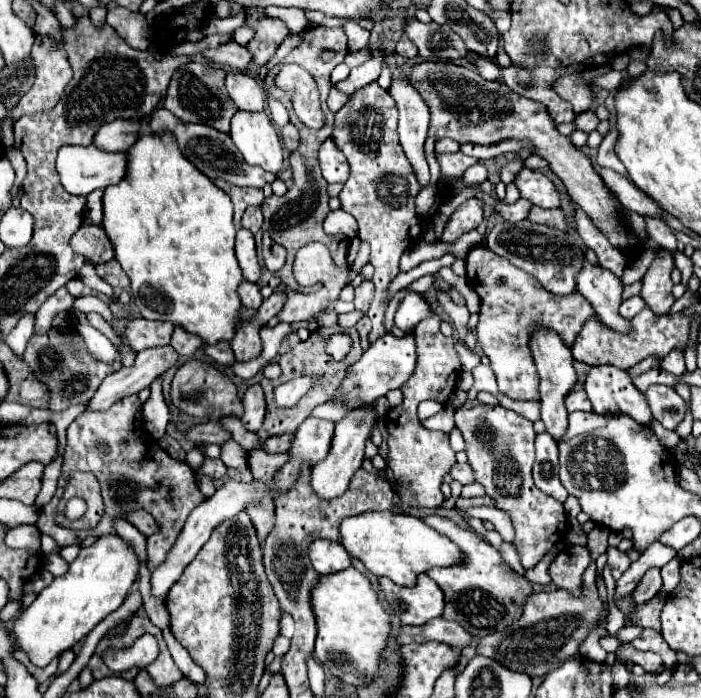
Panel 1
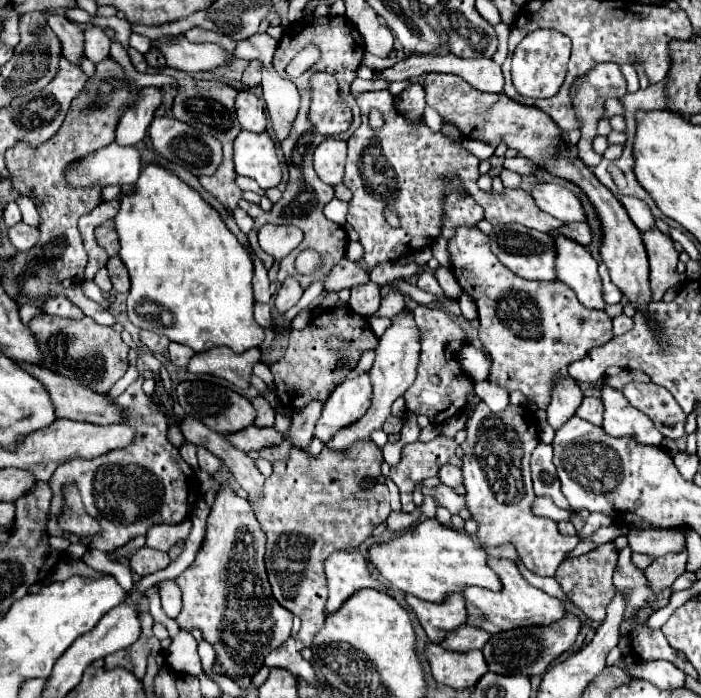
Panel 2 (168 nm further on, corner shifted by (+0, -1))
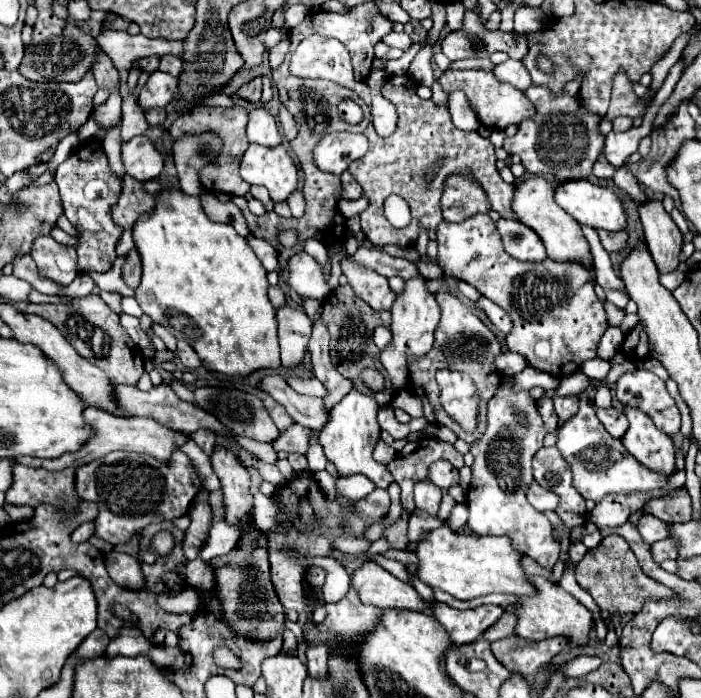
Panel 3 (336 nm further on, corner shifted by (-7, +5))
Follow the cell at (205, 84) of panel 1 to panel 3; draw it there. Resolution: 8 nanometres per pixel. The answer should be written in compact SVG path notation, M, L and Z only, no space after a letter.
M196 107L190 115L180 115L174 125L170 127L170 135L174 141L186 137L186 135L202 135L202 133L216 133L218 139L222 141L222 149L218 157L206 165L198 177L202 183L202 189L210 193L226 193L226 195L246 195L250 191L250 185L240 177L238 167L242 161L242 155L248 149L248 137L246 137L246 125L248 125L248 111L244 107L234 107L234 109L224 109L224 107Z

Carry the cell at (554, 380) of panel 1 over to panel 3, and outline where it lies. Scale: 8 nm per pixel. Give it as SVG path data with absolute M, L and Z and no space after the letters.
M552 395L552 399L554 399L554 409L556 409L560 421L568 421L570 417L574 417L578 413L578 399L576 397Z

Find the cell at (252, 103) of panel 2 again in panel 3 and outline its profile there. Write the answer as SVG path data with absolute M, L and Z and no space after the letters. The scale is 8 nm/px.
M256 107L250 113L250 121L248 121L248 139L250 143L256 145L264 145L268 149L278 147L282 143L282 135L278 131L278 125L274 121L274 117L264 109L264 107Z

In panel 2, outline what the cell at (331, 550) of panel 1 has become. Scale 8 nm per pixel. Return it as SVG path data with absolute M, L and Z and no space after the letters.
M335 551L325 559L323 567L329 587L329 599L325 607L327 613L337 611L337 607L341 607L341 603L349 595L353 595L353 591L359 591L359 587L373 587L385 591L385 585L371 577L365 557L357 551Z

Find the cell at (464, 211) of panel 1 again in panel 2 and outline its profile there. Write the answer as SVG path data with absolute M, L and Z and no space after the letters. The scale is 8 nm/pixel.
M459 187L447 189L447 203L445 203L445 219L443 219L443 239L451 239L455 229L461 225L477 225L483 219L483 207L477 205L469 195L465 195Z

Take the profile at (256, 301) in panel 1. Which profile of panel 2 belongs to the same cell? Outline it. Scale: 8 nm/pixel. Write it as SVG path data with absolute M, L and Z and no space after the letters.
M255 303L255 321L261 325L261 327L269 327L273 325L273 317L271 317L271 309L267 303Z

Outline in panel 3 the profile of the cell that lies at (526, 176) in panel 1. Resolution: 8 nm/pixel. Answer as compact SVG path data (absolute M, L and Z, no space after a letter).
M568 181L568 185L558 185L556 187L554 199L580 225L588 225L588 227L604 229L604 231L624 231L626 229L628 217L626 217L624 205L622 205L618 193L608 189L608 187L600 187L600 185L594 185L590 181Z

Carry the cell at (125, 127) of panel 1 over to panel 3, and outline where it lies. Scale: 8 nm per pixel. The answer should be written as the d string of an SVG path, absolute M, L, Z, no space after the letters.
M154 71L144 89L140 91L140 107L142 109L150 109L150 107L166 107L168 103L172 103L176 95L176 77L162 73L162 71Z

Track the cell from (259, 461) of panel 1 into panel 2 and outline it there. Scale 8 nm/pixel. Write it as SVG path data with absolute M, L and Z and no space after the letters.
M359 441L347 453L335 453L331 449L323 449L319 455L311 455L307 449L293 447L283 461L273 463L271 477L265 479L263 499L255 503L255 515L261 529L267 535L267 553L265 565L269 583L273 589L275 599L287 607L293 615L301 619L301 629L295 635L297 647L311 647L315 635L325 625L325 603L327 603L327 583L323 573L323 561L329 553L339 549L353 549L359 547L373 529L389 517L389 489L387 485L375 485L365 489L361 481L365 477L379 477L381 475L381 447L373 441Z

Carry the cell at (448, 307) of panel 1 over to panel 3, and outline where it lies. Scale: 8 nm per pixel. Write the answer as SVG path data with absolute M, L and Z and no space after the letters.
M360 247L356 251L356 255L352 255L350 259L354 259L356 263L360 263L360 265L364 265L364 267L368 267L384 277L398 275L402 279L412 279L414 275L418 275L414 263L410 263L406 259L390 257L380 247Z

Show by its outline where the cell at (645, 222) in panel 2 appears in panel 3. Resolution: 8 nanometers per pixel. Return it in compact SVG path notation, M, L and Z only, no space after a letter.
M626 165L620 167L620 169L616 169L616 173L614 173L614 183L616 183L618 189L622 189L622 191L626 191L630 197L634 197L634 201L636 201L638 205L646 201L646 197L644 197L644 193L642 193L642 187L638 185L636 177L628 171Z

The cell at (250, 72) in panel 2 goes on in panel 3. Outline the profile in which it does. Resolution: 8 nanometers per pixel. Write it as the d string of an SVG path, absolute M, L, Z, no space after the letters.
M256 77L254 81L246 83L244 87L240 87L240 89L236 91L236 95L238 95L240 99L244 99L244 101L248 101L248 103L252 103L252 105L260 103L260 93L262 93L262 79L260 79L260 77Z

